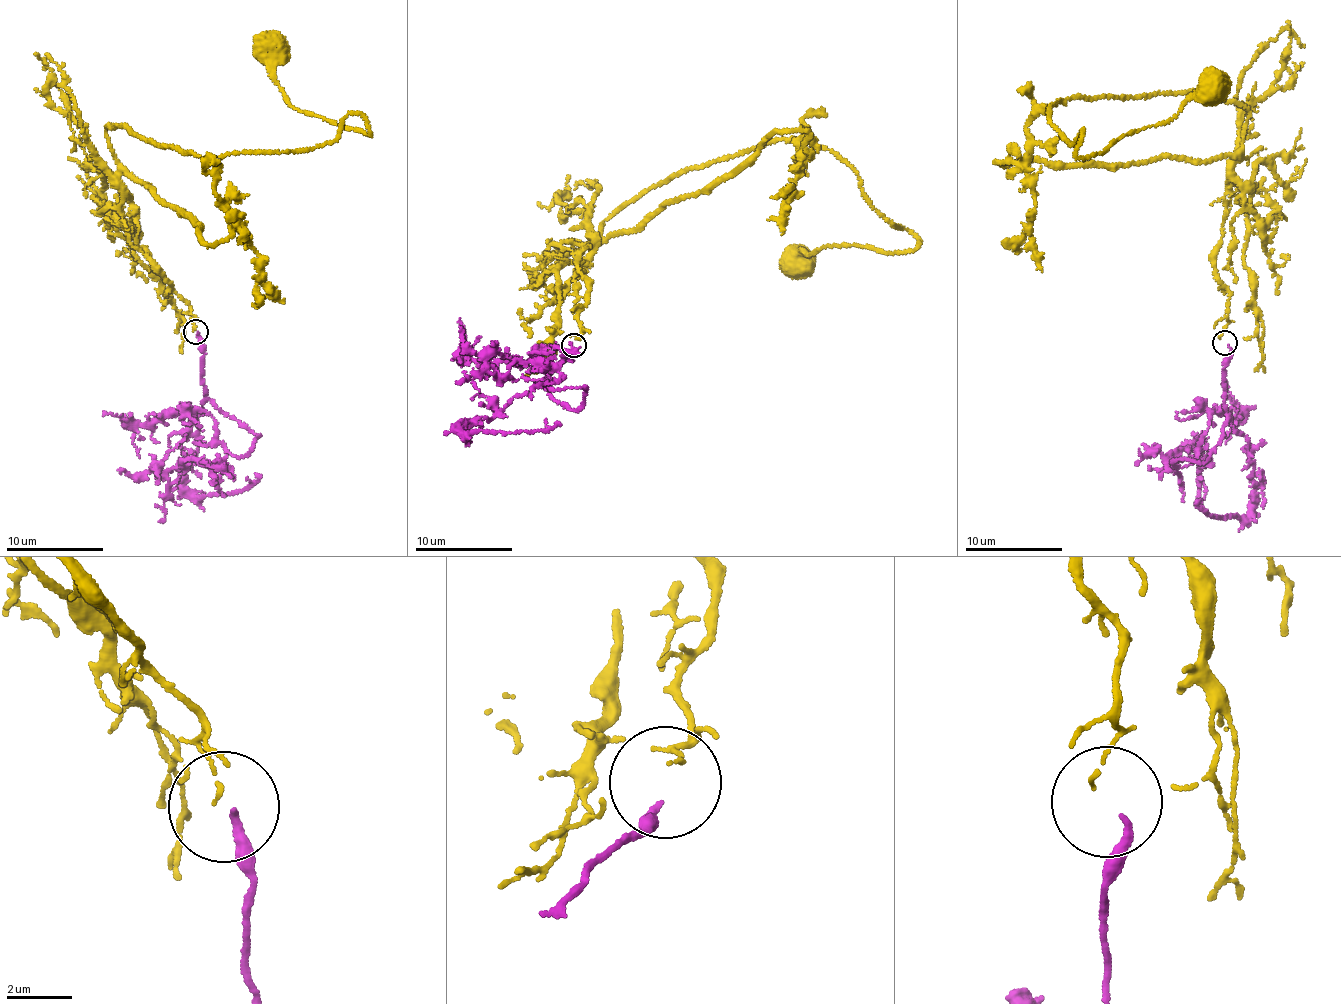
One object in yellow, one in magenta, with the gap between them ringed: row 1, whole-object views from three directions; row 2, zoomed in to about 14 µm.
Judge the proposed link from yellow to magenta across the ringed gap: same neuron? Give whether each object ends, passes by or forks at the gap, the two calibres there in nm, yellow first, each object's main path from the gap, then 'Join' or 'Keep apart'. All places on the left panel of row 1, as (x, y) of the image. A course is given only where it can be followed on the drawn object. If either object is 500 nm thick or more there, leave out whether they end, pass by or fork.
At the ring yellow ends. At the ring magenta ends. Thickness 110 nm (yellow) against 200 nm. Course of yellow: (193, 331), (122, 224), (105, 130), (220, 157), (322, 147), (350, 114), (369, 132), (286, 103), (268, 45). Course of magenta: (198, 332), (205, 396), (258, 438), (236, 457), (185, 440), (161, 469), (185, 459), (224, 466), (225, 496). Keep apart

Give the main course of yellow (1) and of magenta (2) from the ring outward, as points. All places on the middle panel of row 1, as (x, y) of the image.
1: (575, 339), (580, 251), (603, 220), (786, 138), (841, 157), (917, 246), (784, 258), (797, 259)
2: (573, 349), (543, 380), (576, 409), (585, 391), (488, 359), (502, 376), (554, 367), (531, 400)

